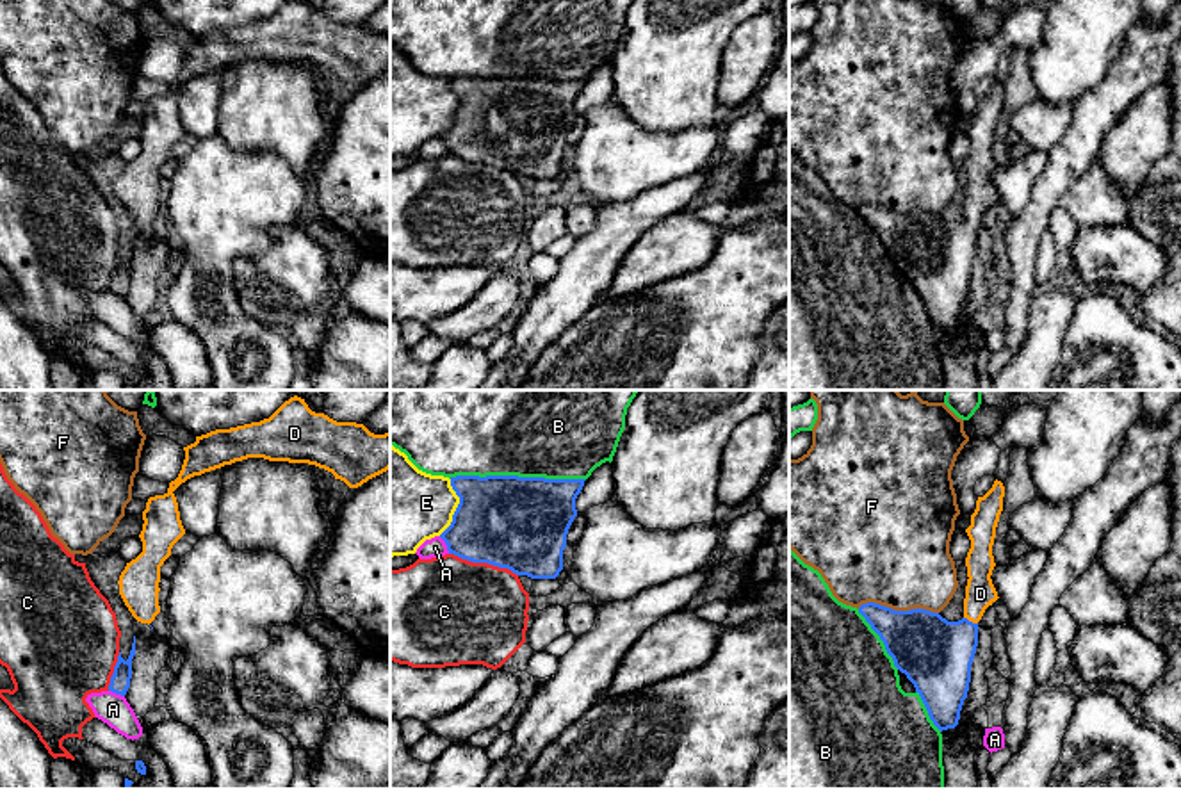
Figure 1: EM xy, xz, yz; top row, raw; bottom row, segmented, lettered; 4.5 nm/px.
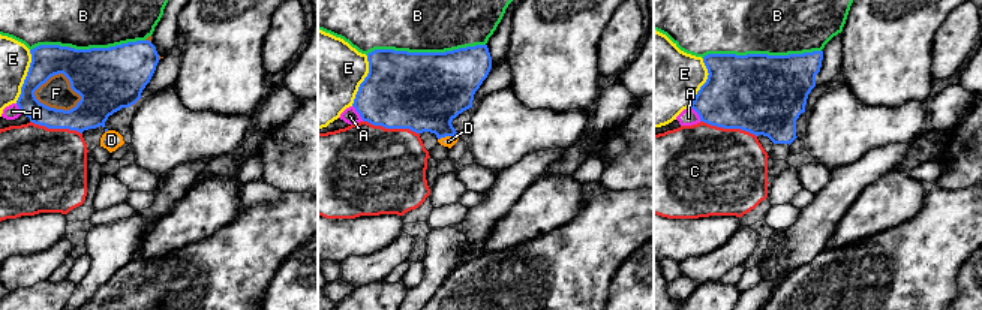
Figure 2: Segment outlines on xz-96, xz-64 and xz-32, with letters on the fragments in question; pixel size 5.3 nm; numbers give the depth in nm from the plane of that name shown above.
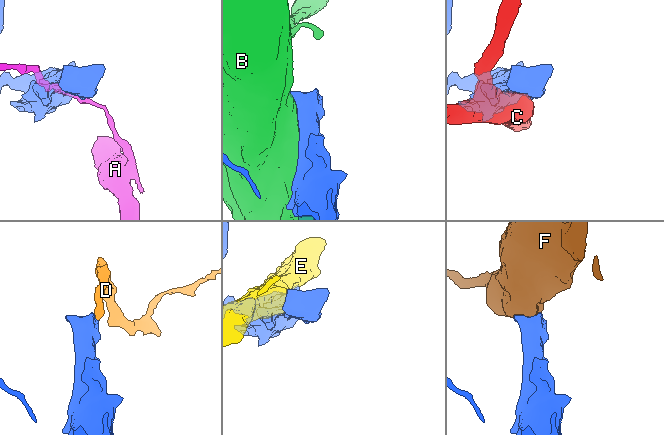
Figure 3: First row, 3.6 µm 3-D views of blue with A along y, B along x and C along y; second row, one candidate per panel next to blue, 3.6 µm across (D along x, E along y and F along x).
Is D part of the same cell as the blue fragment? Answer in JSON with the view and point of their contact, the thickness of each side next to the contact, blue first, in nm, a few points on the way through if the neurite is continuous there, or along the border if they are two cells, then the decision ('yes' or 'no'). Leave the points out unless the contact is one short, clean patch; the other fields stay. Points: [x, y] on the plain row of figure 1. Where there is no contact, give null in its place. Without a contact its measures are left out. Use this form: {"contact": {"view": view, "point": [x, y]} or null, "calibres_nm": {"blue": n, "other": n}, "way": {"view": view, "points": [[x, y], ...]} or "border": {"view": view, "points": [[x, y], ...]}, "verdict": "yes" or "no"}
{"contact": {"view": "yz", "point": [971, 223]}, "calibres_nm": {"blue": 320, "other": 140}, "way": {"view": "yz", "points": [[936, 255], [971, 223], [980, 195]]}, "verdict": "yes"}

